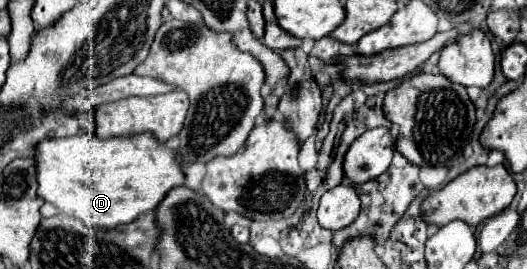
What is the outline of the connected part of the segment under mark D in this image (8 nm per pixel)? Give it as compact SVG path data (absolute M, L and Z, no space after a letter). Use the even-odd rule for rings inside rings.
M149 133L133 137L109 137L99 139L95 135L75 135L63 139L49 139L35 149L39 197L53 203L61 213L79 217L87 225L111 229L121 223L131 223L139 213L151 211L161 203L161 197L169 189L183 185L183 171L175 151L169 151L163 143L157 143Z

